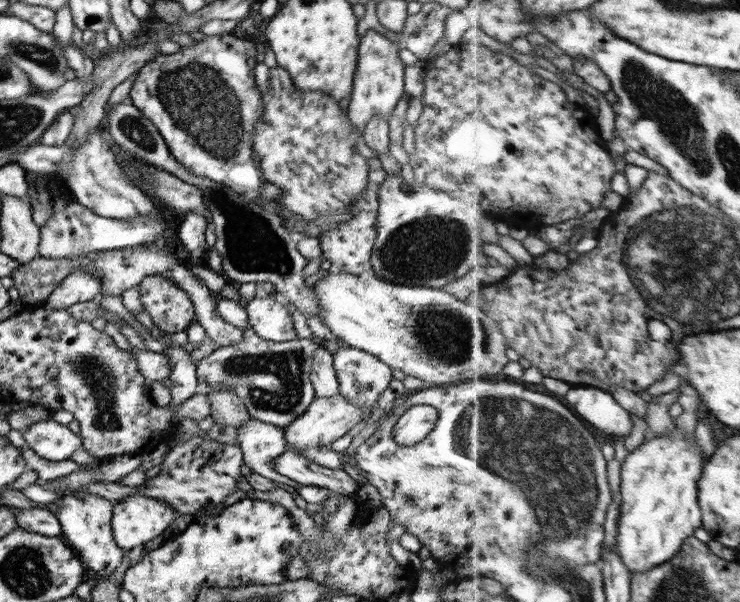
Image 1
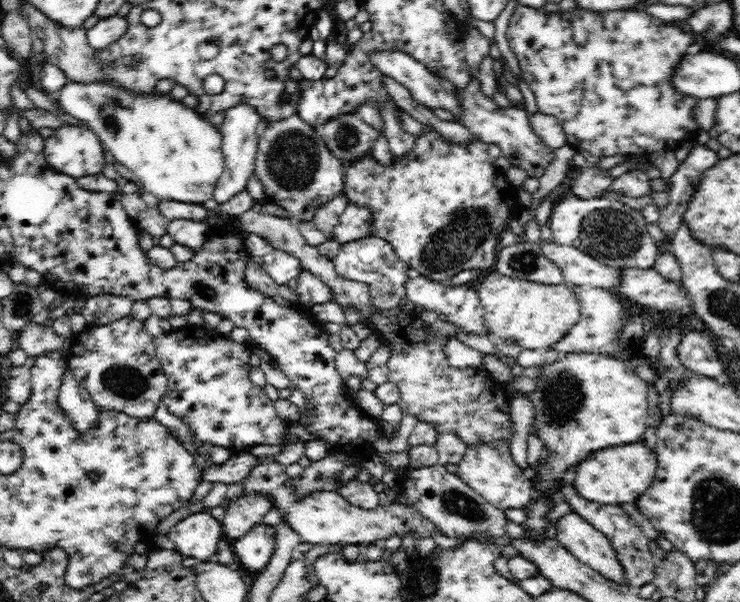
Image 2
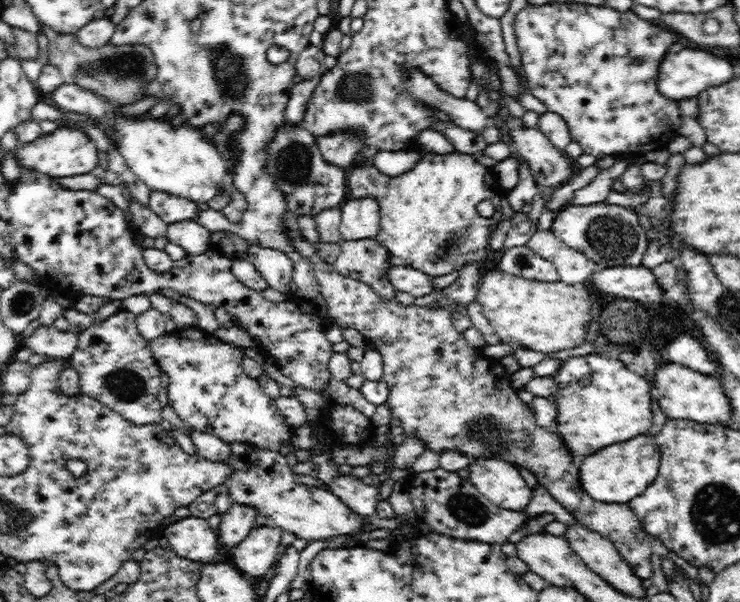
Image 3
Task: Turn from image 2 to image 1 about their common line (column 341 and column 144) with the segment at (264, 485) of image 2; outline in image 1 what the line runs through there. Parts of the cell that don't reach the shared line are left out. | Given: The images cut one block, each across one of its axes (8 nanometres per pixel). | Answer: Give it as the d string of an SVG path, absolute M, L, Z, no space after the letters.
M131 495L113 505L110 528L115 544L125 552L161 534L177 516L165 501Z

